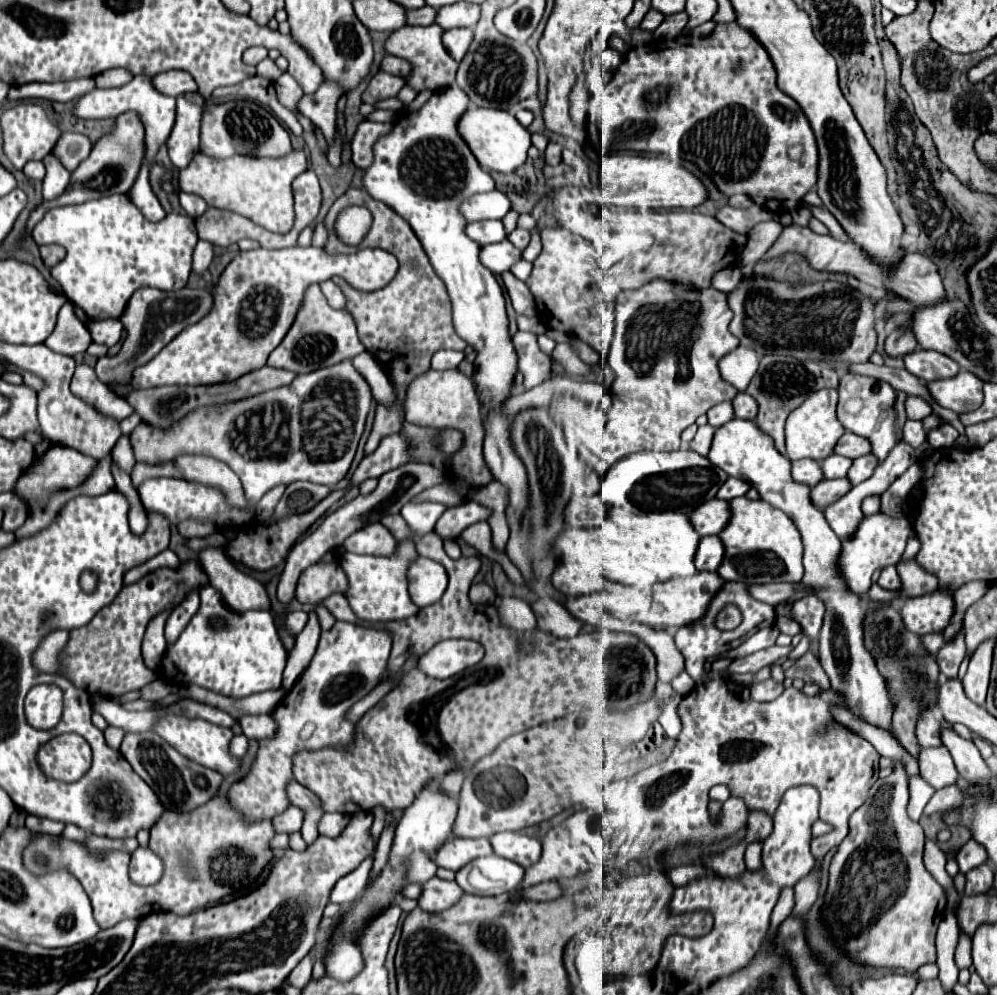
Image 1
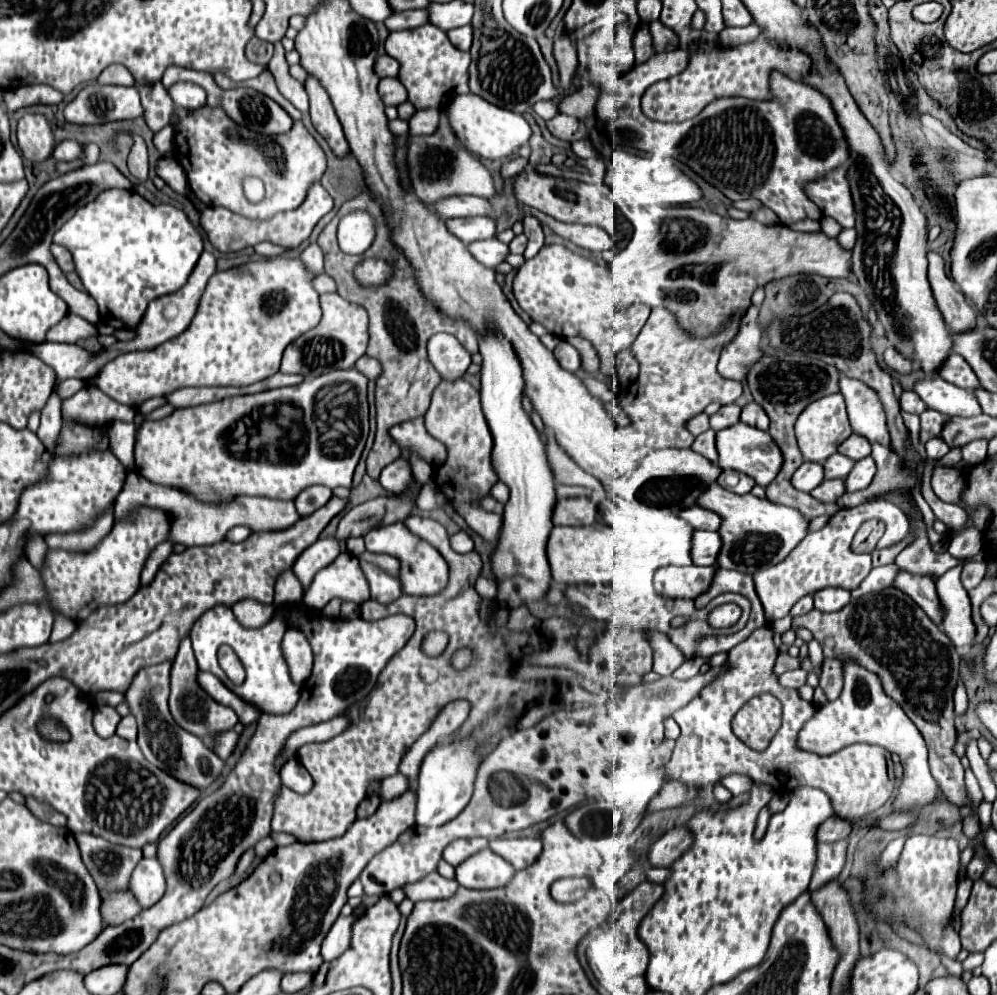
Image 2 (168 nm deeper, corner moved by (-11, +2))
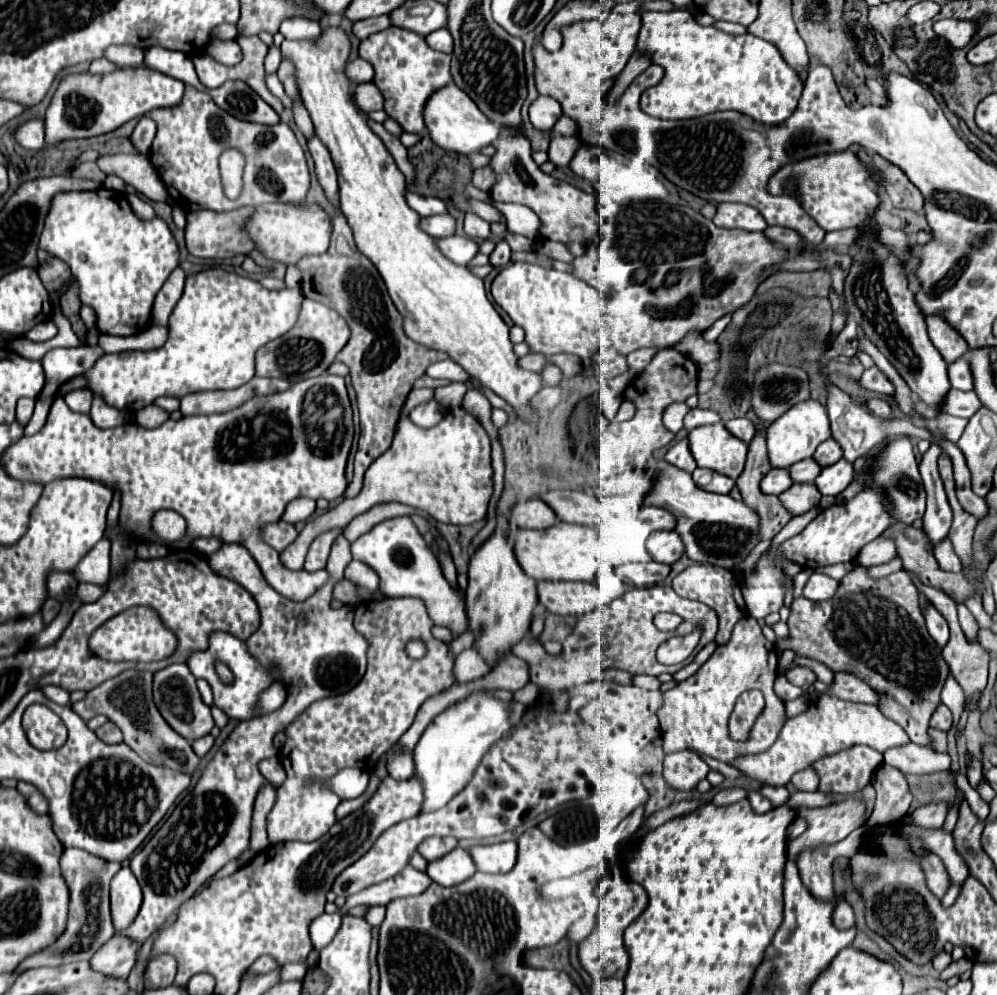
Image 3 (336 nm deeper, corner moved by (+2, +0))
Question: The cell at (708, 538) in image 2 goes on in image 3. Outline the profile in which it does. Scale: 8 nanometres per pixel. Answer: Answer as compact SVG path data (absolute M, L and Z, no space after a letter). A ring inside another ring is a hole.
M676 531L652 533L646 541L646 547L648 547L648 553L654 557L654 561L666 563L666 565L676 563L686 551L686 545L682 545L682 539L678 537Z

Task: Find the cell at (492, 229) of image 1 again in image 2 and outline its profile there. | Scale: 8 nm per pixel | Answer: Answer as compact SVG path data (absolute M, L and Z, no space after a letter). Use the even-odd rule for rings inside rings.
M465 217L465 219L445 219L447 229L459 237L463 243L495 237L495 221L489 217Z

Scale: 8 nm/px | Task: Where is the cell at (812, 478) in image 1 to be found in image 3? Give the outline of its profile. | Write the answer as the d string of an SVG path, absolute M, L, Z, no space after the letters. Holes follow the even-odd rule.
M772 469L764 479L762 479L762 491L770 495L780 495L792 485L792 477L788 469Z

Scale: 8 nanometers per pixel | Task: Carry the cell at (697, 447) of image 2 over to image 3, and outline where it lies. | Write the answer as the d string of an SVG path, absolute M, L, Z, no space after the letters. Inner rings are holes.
M684 437L684 439L680 439L676 445L672 445L672 447L668 449L668 453L664 455L664 459L666 459L668 463L672 463L674 467L684 469L684 471L688 471L688 473L692 473L692 471L698 467L696 461L694 461L694 457L692 457L692 453L690 453L688 437Z

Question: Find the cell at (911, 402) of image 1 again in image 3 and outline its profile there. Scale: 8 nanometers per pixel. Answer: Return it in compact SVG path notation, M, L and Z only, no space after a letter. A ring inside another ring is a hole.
M872 397L868 407L870 407L870 411L872 411L872 413L876 413L876 415L878 415L878 417L882 417L882 419L892 417L892 407L890 407L890 403L888 403L888 401L884 401L884 399Z

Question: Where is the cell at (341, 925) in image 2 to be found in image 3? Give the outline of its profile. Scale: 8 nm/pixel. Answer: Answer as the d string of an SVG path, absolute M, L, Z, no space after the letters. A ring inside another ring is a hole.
M324 913L312 921L310 939L312 939L312 945L316 951L322 951L322 947L330 945L330 939L336 937L340 923L342 923L342 917L338 913L332 913L332 915Z

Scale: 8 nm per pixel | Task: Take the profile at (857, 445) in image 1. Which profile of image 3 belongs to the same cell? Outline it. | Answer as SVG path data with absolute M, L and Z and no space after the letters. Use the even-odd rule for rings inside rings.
M828 439L828 441L824 441L824 443L816 449L814 459L816 459L822 467L828 467L828 465L836 463L838 459L842 459L842 447L840 447L834 439Z

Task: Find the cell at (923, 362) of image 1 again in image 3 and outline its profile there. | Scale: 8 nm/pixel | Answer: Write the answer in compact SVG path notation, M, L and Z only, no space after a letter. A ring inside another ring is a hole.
M960 357L958 361L948 365L948 379L954 389L960 389L960 391L972 389L972 373L970 373L968 361L964 357Z

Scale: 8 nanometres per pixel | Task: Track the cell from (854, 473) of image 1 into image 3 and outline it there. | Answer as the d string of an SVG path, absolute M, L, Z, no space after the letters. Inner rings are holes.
M840 459L838 463L822 469L816 487L822 491L822 495L840 495L850 485L852 479L854 479L854 465L846 459Z

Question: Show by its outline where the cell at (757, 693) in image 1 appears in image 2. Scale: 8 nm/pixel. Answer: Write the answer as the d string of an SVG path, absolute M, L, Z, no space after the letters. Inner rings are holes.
M793 669L793 671L787 671L787 673L783 673L781 677L779 677L779 681L781 681L781 685L783 687L793 687L793 689L797 689L797 687L801 687L801 685L805 685L805 681L807 681L807 671L805 669Z

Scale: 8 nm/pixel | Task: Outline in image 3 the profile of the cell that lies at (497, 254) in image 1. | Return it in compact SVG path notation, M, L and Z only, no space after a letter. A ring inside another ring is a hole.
M452 235L452 237L438 239L438 247L454 263L466 265L466 267L470 265L470 261L478 253L478 243L474 239L470 239L470 237L460 237L460 235Z

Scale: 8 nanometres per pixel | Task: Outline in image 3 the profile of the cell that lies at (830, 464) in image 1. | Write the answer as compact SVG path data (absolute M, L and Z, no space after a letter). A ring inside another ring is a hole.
M814 457L806 461L798 461L796 465L790 467L790 475L796 483L814 483L820 473L822 473L822 467L818 465L818 461L814 461Z

